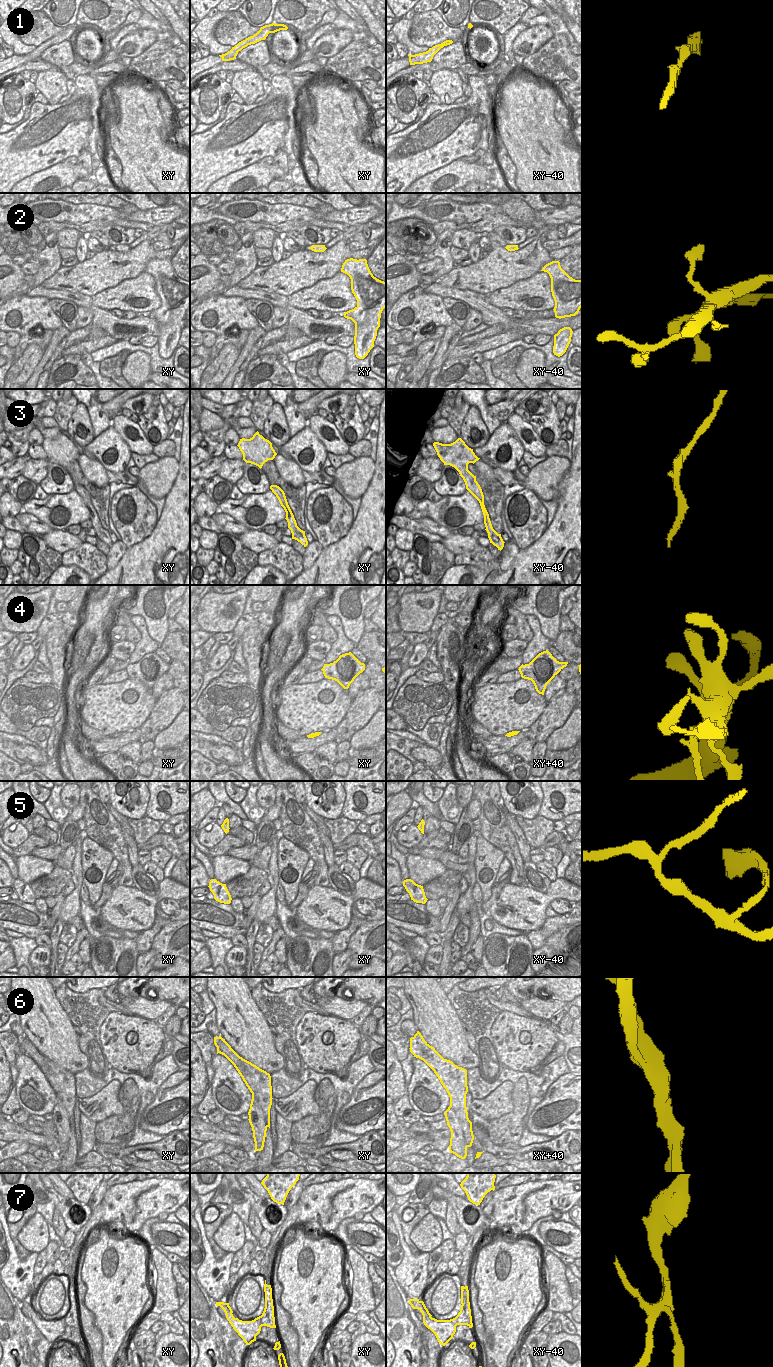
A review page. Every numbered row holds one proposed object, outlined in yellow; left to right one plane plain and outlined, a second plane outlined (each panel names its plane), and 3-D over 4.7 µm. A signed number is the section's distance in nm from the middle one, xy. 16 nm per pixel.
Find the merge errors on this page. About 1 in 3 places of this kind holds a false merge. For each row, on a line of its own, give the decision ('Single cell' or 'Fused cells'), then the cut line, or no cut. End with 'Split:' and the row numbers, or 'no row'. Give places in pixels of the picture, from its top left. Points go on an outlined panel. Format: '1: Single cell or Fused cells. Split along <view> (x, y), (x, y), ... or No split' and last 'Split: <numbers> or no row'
1: Single cell. No split
2: Single cell. No split
3: Single cell. No split
4: Single cell. No split
5: Single cell. No split
6: Fused cells. Split along xy (243, 1059), (242, 1077), (257, 1100), (267, 1126)
7: Fused cells. Split along xy (272, 1302), (265, 1307)
Split: 6, 7.

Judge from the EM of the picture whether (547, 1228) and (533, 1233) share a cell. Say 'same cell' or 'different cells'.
different cells

